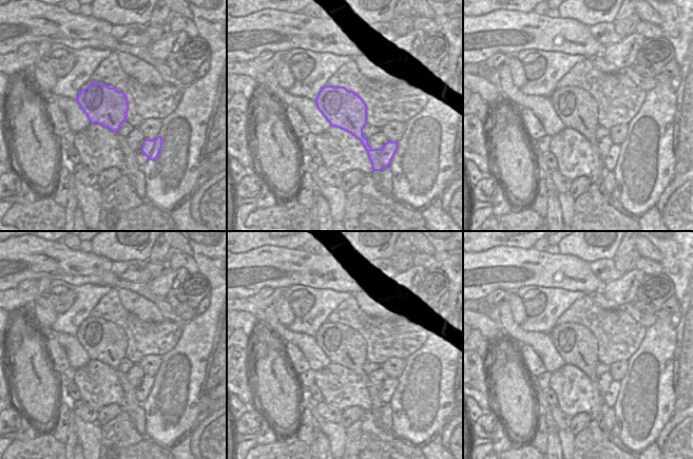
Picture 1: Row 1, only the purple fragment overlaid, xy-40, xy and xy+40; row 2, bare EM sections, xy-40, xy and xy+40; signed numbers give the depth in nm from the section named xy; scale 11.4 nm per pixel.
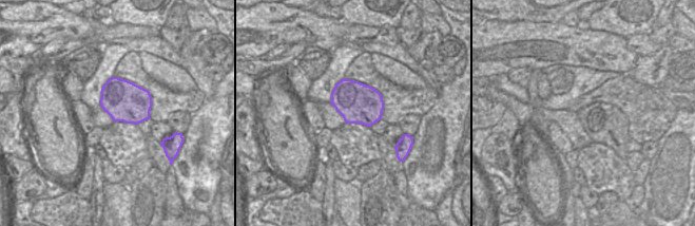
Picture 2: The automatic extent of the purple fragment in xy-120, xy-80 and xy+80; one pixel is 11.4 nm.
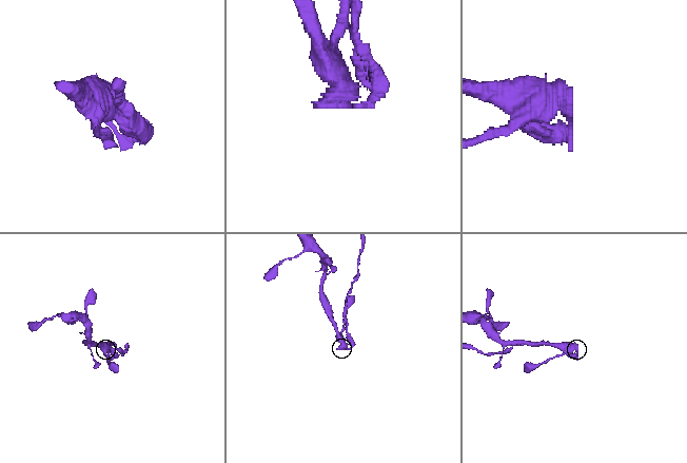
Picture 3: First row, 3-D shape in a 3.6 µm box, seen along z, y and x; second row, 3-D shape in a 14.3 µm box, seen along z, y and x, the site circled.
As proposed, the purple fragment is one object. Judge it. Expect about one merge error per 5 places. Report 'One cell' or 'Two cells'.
Two cells

